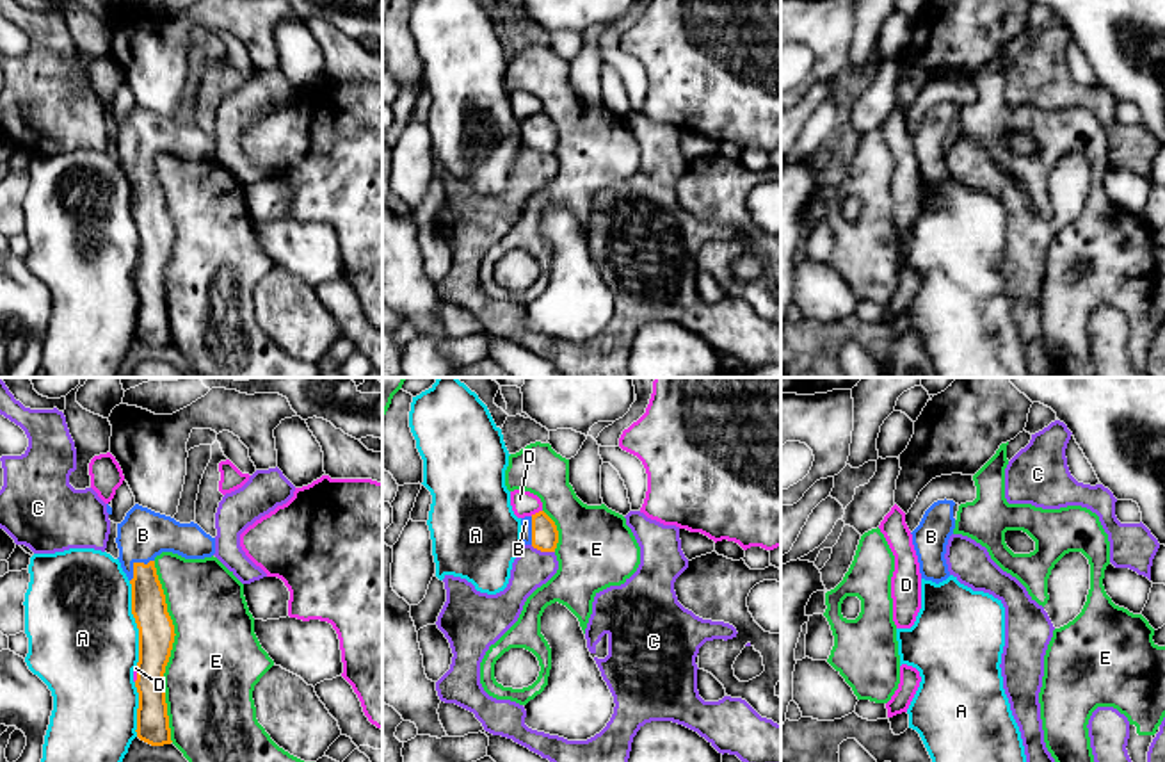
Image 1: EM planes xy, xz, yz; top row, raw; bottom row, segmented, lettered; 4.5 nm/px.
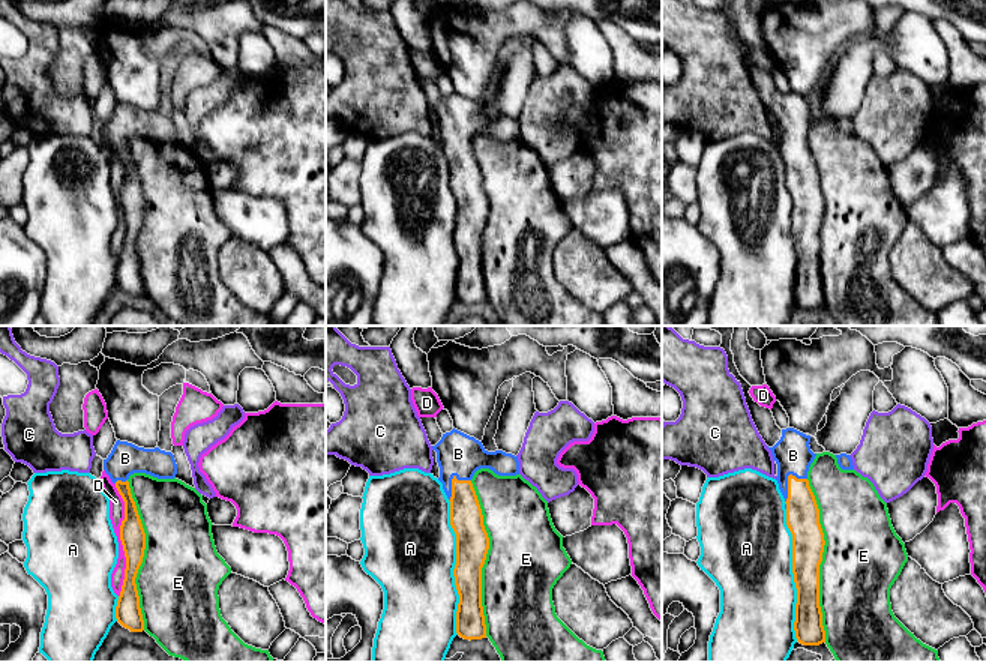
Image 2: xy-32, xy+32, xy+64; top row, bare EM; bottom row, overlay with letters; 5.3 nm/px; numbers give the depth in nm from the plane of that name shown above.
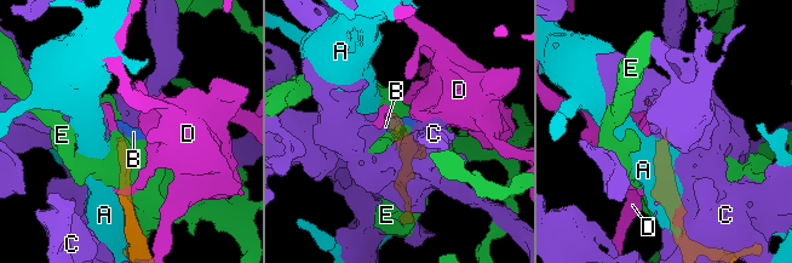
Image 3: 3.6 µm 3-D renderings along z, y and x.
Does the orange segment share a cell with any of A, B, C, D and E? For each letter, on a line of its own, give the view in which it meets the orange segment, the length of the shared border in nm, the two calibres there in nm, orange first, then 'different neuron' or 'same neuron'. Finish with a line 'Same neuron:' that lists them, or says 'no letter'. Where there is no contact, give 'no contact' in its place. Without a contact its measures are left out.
A: contact in xy; length 400 nm; calibres 160 and 500 nm; different neuron
B: contact in xy; length 150 nm; calibres 160 and 220 nm; same neuron
C: contact in xz; length 120 nm; calibres 130 and 170 nm; different neuron
D: contact in xz; length 60 nm; calibres 130 and 110 nm; different neuron
E: contact in xy; length 800 nm; calibres 160 and 420 nm; different neuron
Same neuron: B

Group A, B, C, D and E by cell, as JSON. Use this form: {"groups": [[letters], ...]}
{"groups": [["A"], ["B"], ["C"], ["D"], ["E"]]}

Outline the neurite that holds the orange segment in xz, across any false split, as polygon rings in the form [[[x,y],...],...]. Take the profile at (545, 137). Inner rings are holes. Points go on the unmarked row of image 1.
[[[544,112],[521,119],[521,142],[541,153],[555,153],[558,144],[555,123]]]

